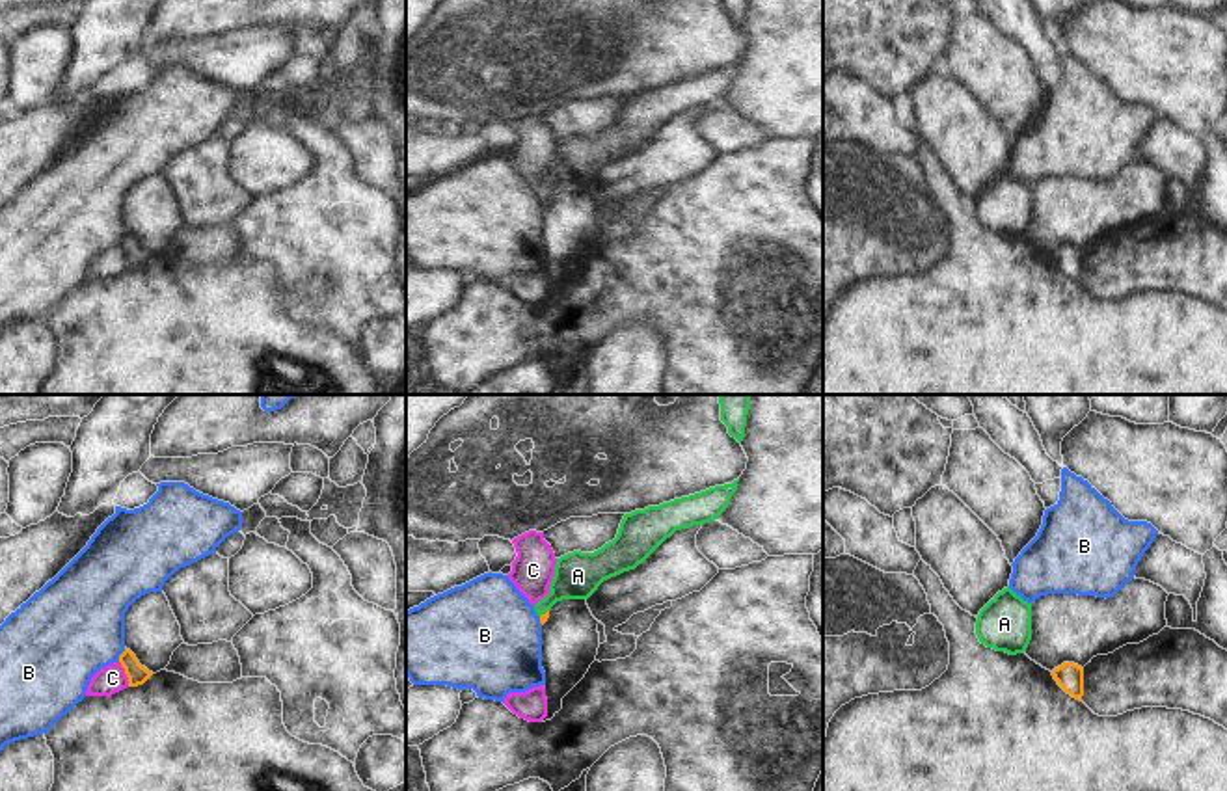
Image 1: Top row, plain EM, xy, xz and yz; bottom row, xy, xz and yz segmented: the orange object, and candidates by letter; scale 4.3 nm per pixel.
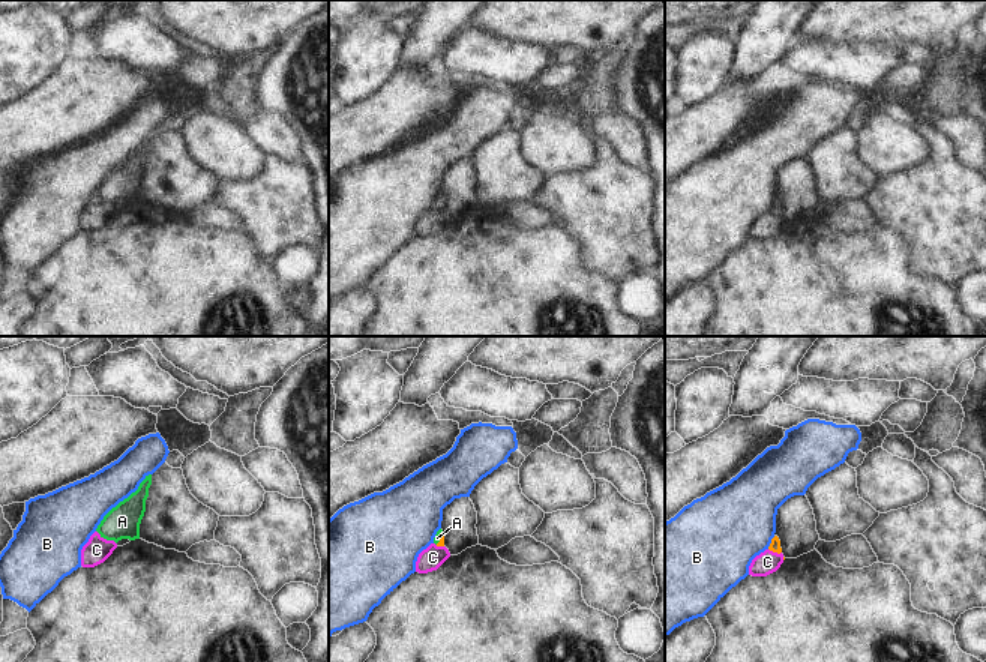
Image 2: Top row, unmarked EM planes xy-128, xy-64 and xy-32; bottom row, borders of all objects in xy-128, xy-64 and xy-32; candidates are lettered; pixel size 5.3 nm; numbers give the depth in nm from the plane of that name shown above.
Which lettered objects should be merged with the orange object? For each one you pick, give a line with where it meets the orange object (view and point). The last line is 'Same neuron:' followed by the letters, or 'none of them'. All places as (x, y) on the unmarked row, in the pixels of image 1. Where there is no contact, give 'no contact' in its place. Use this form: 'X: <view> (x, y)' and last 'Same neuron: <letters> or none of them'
A: xz (546, 196)
Same neuron: A

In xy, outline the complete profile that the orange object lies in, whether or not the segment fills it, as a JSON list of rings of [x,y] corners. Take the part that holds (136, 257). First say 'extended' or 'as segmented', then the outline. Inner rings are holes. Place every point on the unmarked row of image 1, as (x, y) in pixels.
as segmented; [[[127,231],[119,238],[119,246],[125,251],[130,270],[143,268],[153,259],[153,255],[149,255],[145,249],[142,249],[140,244],[136,242],[136,238]]]

